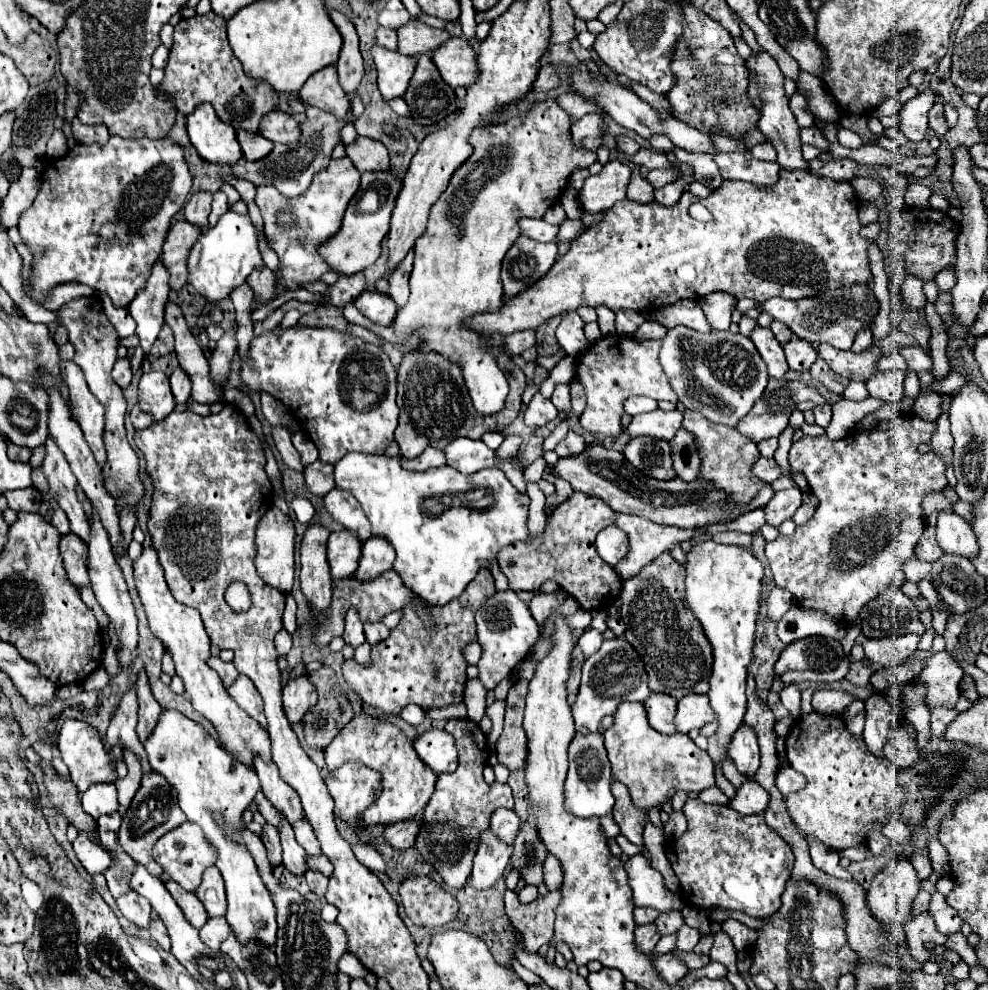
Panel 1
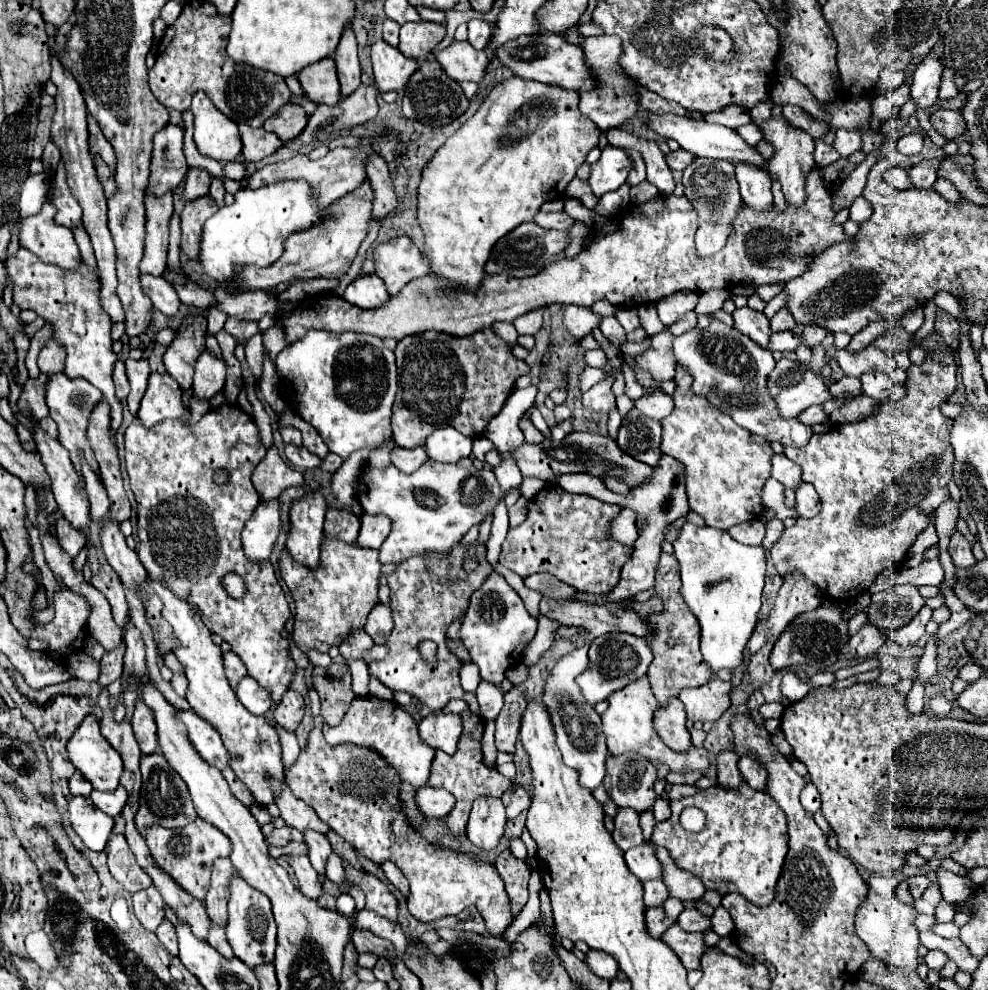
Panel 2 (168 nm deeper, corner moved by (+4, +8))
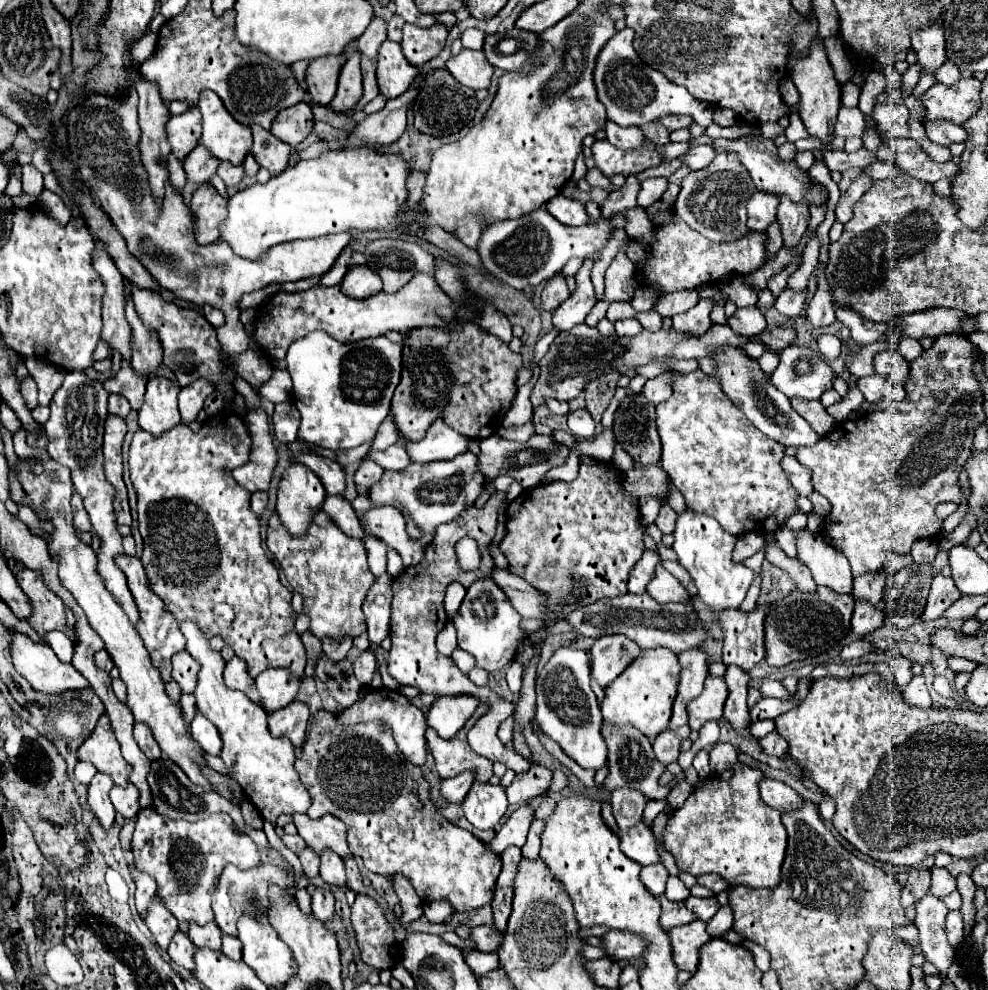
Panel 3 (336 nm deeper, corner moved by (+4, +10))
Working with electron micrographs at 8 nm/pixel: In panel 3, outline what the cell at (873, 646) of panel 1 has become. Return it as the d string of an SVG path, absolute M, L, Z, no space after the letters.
M944 575L934 577L932 587L930 587L930 595L928 595L928 603L926 603L924 615L920 619L922 621L938 619L956 599L960 599L960 591L956 589L954 581Z

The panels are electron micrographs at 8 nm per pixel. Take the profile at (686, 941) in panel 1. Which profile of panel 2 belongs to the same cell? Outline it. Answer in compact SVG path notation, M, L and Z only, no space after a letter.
M684 909L682 913L680 913L680 917L678 917L678 923L684 927L684 929L688 929L690 933L692 931L706 931L706 929L710 929L710 917L706 917L706 915L702 915L698 909Z

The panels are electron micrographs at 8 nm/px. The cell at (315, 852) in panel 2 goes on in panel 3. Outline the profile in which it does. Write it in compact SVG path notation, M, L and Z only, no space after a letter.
M322 851L320 853L320 877L328 885L346 885L346 873L344 873L344 863L334 851Z

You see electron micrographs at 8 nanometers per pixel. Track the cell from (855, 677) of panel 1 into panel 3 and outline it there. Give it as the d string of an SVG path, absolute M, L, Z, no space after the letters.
M856 601L852 613L852 631L858 639L864 639L868 633L884 625L884 613L868 605L866 601Z

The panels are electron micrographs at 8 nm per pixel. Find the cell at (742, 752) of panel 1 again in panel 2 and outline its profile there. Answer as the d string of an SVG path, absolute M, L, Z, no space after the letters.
M744 755L740 757L738 761L740 765L740 773L742 773L742 779L756 791L766 791L766 785L768 785L768 771L764 771L764 767L760 763L756 763L756 759L752 759L750 755Z

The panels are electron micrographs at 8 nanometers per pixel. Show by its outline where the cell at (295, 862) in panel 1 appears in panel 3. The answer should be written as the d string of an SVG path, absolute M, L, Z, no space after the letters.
M314 887L314 893L312 893L312 913L322 923L332 919L332 915L334 915L334 897L332 897L330 889Z

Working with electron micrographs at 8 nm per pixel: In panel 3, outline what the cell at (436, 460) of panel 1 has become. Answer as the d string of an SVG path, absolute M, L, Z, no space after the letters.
M394 443L392 447L388 447L384 451L370 453L368 459L376 461L386 471L402 471L404 467L410 465L410 457L406 453L406 447L404 445L398 445L398 443Z

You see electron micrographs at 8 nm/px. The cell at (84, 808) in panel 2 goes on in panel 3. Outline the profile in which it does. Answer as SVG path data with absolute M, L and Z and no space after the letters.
M96 773L88 785L88 807L98 819L102 829L110 829L114 823L114 805L108 799L108 791L112 789L112 779L104 773Z

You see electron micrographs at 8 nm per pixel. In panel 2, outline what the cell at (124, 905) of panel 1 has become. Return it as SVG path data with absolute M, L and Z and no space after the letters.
M148 887L140 893L132 895L132 907L138 917L138 921L148 931L156 931L158 925L166 919L164 915L164 899L160 897L156 887Z

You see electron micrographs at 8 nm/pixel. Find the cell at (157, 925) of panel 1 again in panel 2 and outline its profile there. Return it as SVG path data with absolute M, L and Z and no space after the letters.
M164 921L164 925L160 925L160 929L156 931L156 935L158 935L160 943L166 947L166 951L176 957L178 955L178 937L176 937L176 931L174 931L172 923Z

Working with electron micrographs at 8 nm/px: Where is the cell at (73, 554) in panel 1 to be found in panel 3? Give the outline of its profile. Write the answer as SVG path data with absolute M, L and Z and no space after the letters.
M74 493L74 497L72 497L72 511L74 511L74 529L76 531L92 531L92 523L88 519L88 513L86 513L78 493Z

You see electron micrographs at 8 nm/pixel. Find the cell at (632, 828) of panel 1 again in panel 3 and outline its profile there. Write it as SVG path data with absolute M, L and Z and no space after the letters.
M604 723L602 737L608 745L608 771L610 771L604 781L604 789L614 791L620 787L628 787L640 791L646 799L656 799L656 801L666 799L670 789L658 785L658 777L666 771L666 767L652 755L652 745L640 731L636 731L634 727L624 727L624 729L608 727Z

